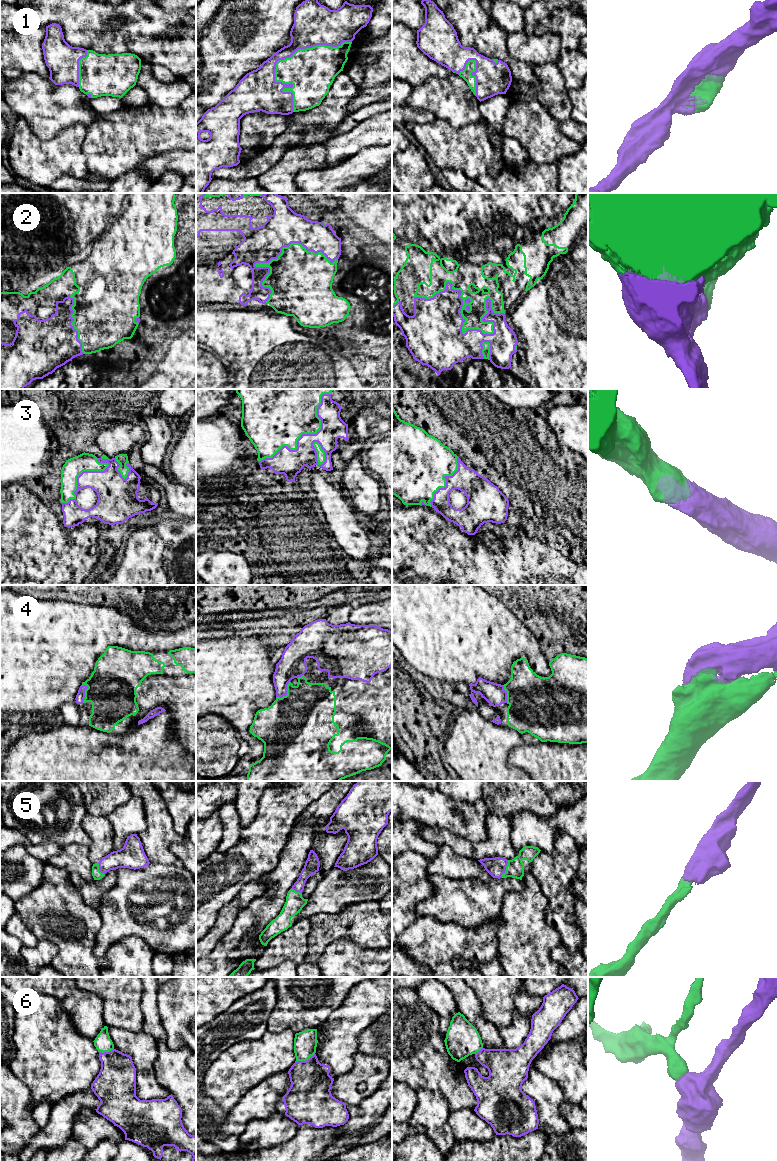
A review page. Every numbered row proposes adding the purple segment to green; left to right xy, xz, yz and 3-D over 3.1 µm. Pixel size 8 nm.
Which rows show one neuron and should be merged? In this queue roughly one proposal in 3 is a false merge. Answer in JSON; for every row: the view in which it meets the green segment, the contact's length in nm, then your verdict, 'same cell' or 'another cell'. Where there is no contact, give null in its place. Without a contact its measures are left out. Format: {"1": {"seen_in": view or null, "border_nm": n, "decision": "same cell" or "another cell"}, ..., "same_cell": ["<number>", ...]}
{"1": {"seen_in": "xz", "border_nm": 750, "decision": "same cell"}, "2": {"seen_in": "yz", "border_nm": 750, "decision": "same cell"}, "3": {"seen_in": "xz", "border_nm": 800, "decision": "same cell"}, "4": {"seen_in": "xz", "border_nm": 170, "decision": "same cell"}, "5": {"seen_in": "yz", "border_nm": 160, "decision": "same cell"}, "6": {"seen_in": "xz", "border_nm": 170, "decision": "another cell"}, "same_cell": ["1", "2", "3", "4", "5"]}

